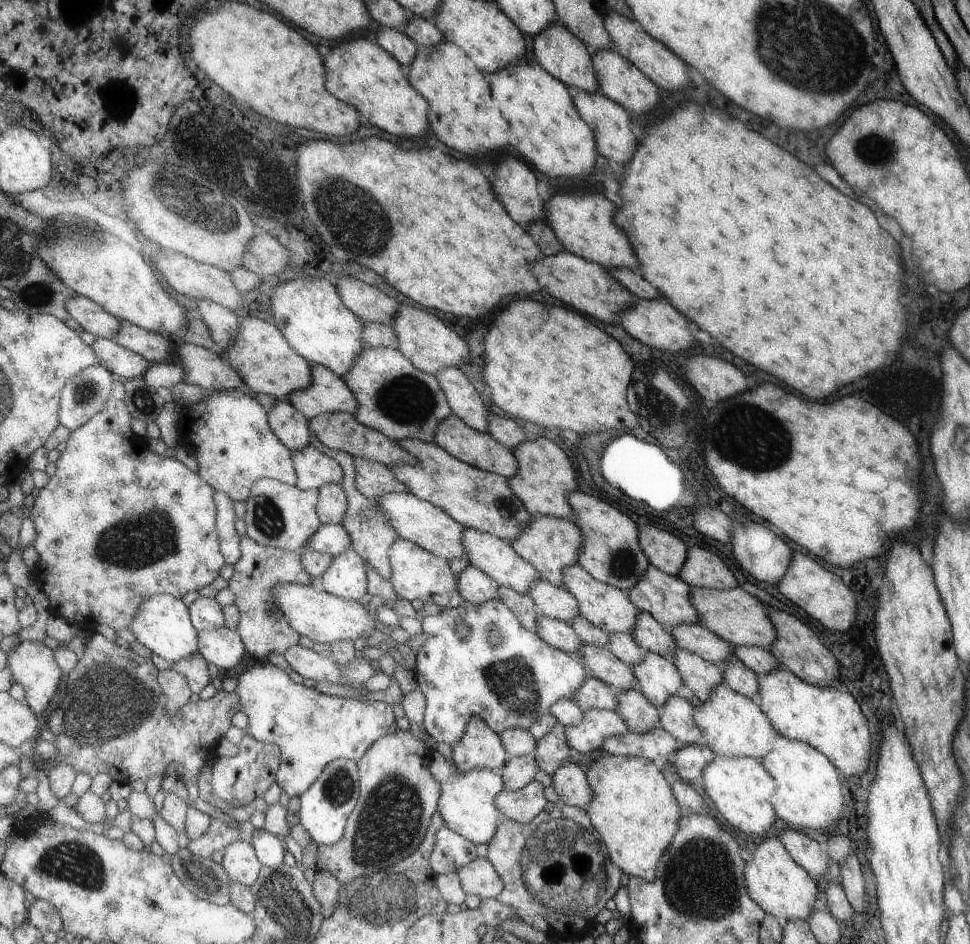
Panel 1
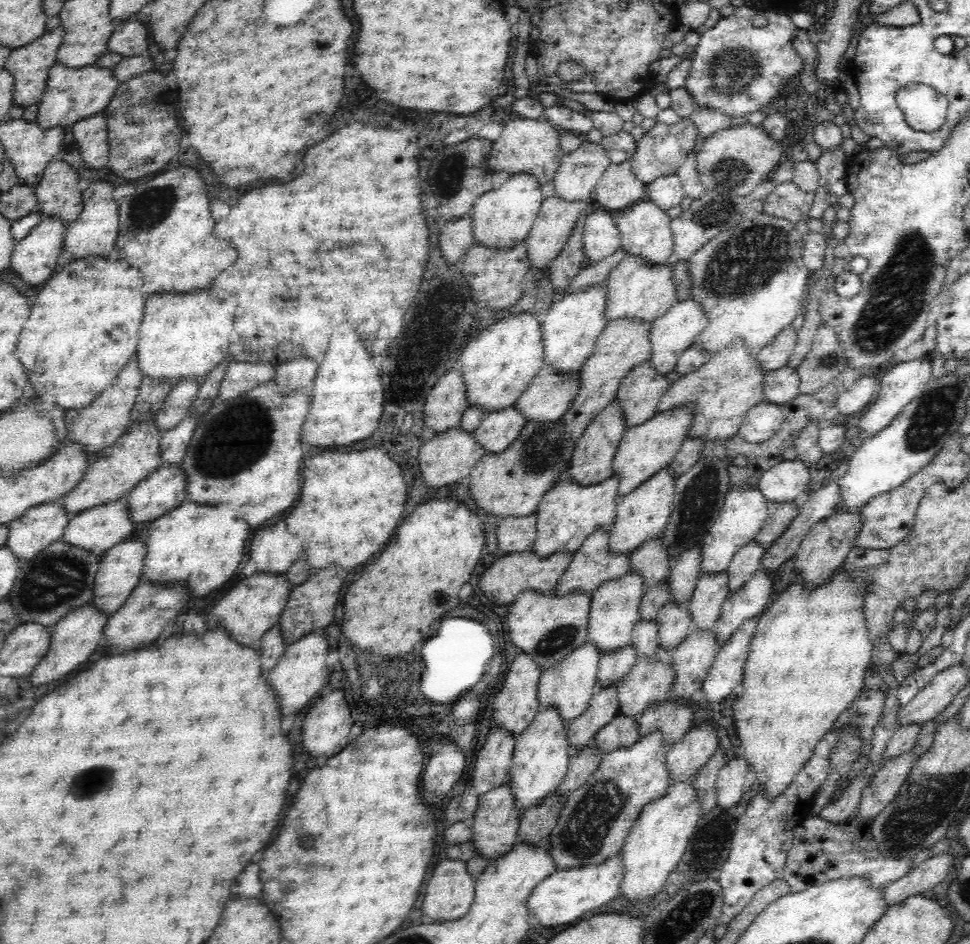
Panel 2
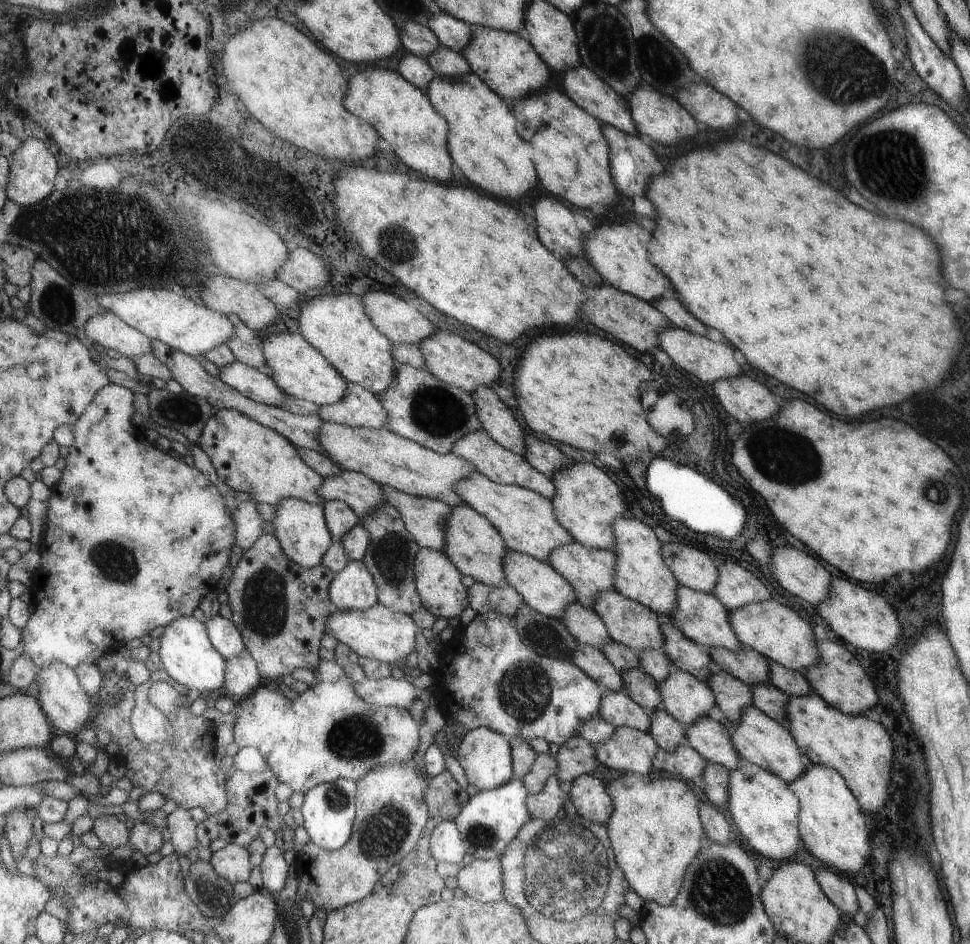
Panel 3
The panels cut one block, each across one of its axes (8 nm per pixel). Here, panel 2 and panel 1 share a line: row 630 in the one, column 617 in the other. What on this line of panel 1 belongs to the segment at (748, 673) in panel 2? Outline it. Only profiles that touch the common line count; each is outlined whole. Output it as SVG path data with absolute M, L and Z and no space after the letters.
M607 753L591 764L586 778L594 797L584 810L590 816L590 828L607 848L610 862L629 877L651 882L663 850L675 836L677 820L682 817L674 792L649 760L637 757Z

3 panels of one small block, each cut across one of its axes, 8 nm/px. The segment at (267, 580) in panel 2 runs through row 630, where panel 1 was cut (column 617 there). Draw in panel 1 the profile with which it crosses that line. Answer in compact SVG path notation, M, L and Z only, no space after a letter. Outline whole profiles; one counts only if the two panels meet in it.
M589 192L555 194L544 202L543 208L545 220L565 251L599 263L607 271L611 267L634 270L637 260L625 234L611 220L613 210L615 206L609 200L605 200L601 194L589 194Z

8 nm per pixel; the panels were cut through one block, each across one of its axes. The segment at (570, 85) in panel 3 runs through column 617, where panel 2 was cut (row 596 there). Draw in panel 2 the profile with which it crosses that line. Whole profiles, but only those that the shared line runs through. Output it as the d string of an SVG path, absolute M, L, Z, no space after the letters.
M129 537L123 539L112 549L105 552L102 564L99 566L99 574L95 576L94 598L91 604L98 608L102 614L112 616L124 602L130 598L130 594L139 586L144 568L145 543L142 538Z

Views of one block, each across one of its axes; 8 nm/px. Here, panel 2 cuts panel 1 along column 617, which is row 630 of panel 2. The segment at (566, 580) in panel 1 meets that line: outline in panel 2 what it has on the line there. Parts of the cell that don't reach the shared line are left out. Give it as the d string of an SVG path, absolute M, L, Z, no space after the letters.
M628 572L622 578L604 582L593 592L589 614L588 641L598 648L599 652L617 652L631 642L636 624L641 620L640 606L645 590L644 581L639 574Z

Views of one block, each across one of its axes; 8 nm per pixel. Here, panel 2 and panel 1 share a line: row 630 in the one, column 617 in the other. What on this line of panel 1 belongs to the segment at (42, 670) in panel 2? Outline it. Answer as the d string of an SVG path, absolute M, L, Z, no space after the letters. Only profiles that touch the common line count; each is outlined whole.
M614 49L594 52L593 63L598 79L598 91L609 100L620 104L627 112L643 114L657 104L660 98L658 86L647 80L634 63L623 58Z

